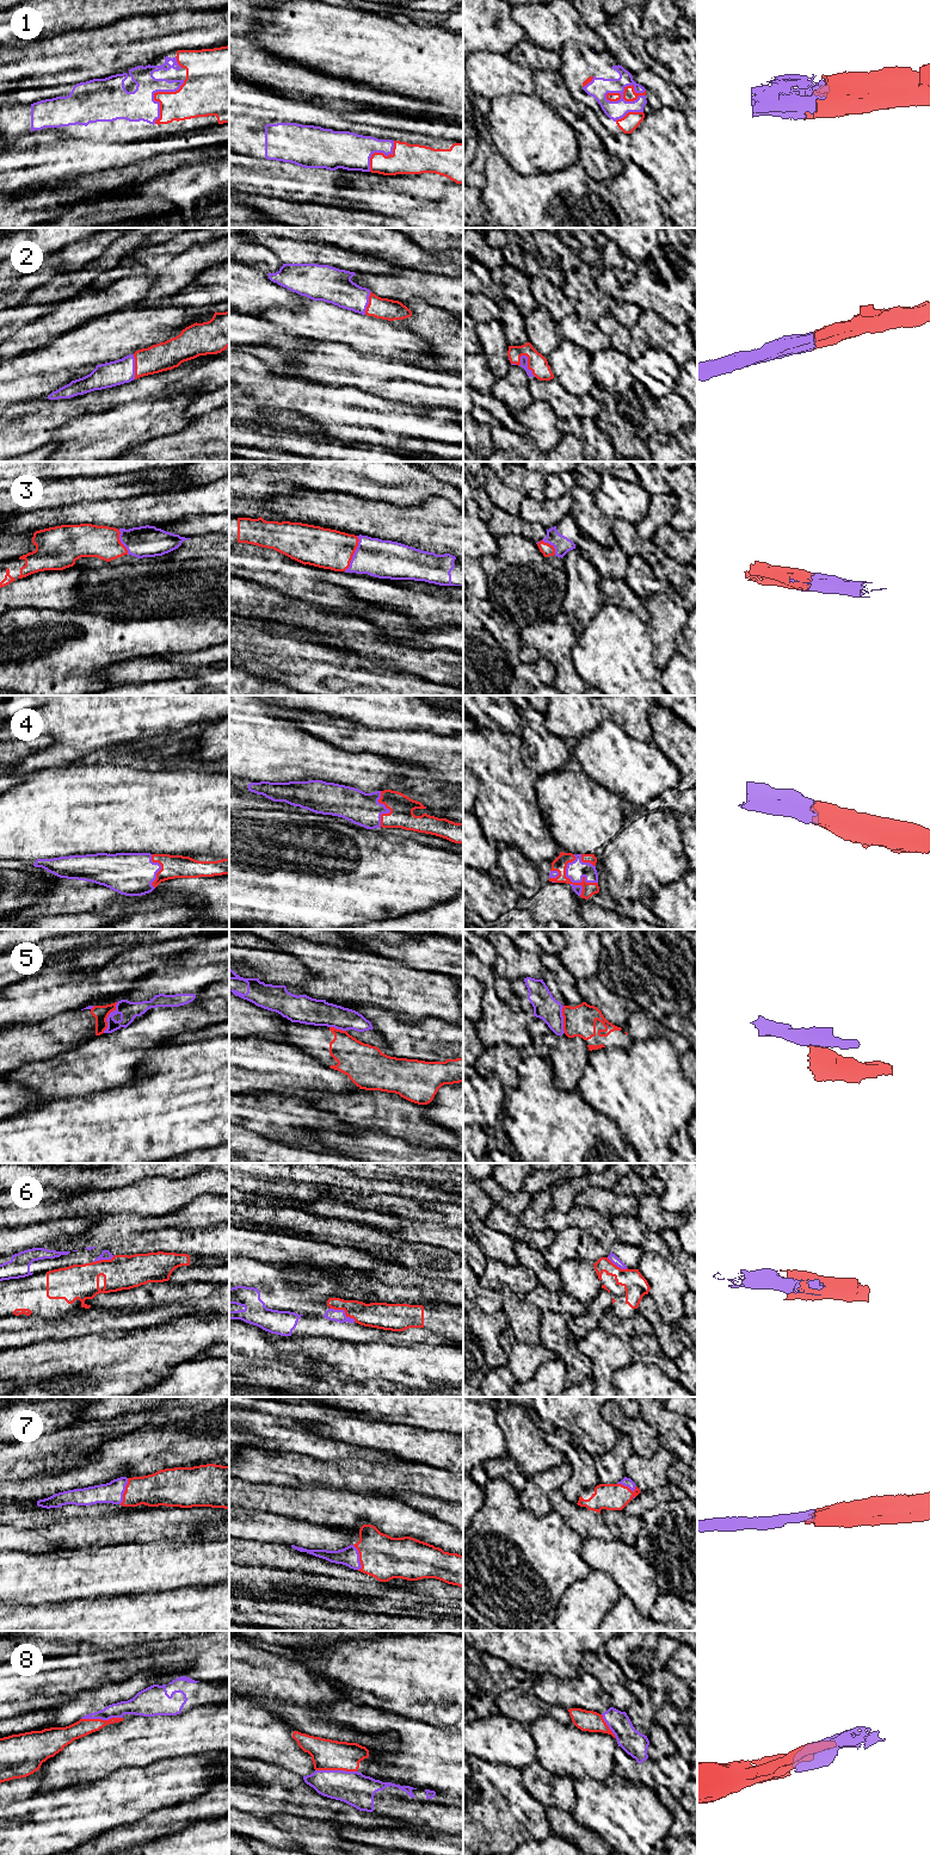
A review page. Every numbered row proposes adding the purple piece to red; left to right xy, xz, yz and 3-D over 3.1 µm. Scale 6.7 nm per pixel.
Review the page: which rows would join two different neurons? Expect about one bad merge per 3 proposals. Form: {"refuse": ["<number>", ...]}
{"refuse": ["5", "6"]}

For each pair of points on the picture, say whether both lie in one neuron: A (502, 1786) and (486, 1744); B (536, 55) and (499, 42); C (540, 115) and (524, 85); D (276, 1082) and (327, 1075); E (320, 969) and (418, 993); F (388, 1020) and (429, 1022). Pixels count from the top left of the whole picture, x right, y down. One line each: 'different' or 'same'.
A: different
B: different
C: different
D: same
E: same
F: same

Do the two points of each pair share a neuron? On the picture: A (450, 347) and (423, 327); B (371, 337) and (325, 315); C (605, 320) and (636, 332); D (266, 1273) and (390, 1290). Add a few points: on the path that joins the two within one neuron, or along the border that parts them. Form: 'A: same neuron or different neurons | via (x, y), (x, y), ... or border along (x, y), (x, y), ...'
A: same neuron | via (443, 340), (430, 327)
B: same neuron | via (359, 332), (337, 325)
C: different neurons | border along (629, 329), (629, 334), (634, 340)
D: different neurons | border along (319, 1275), (325, 1275), (353, 1291), (364, 1293)

